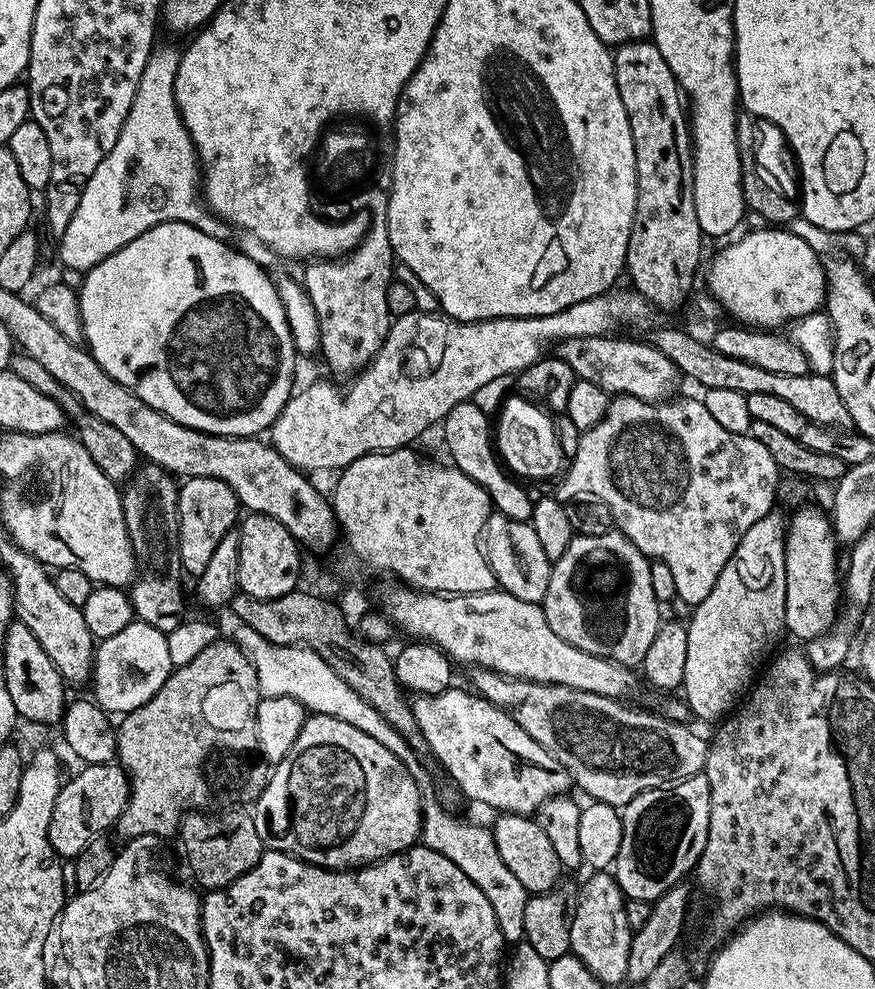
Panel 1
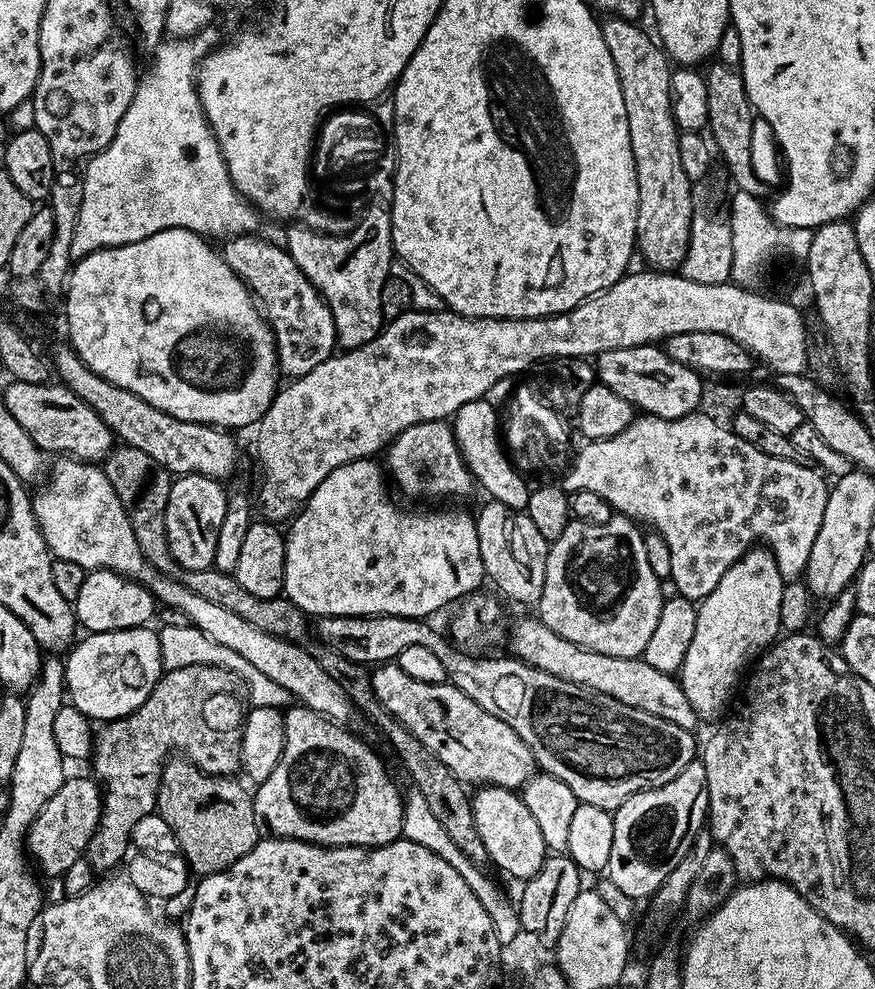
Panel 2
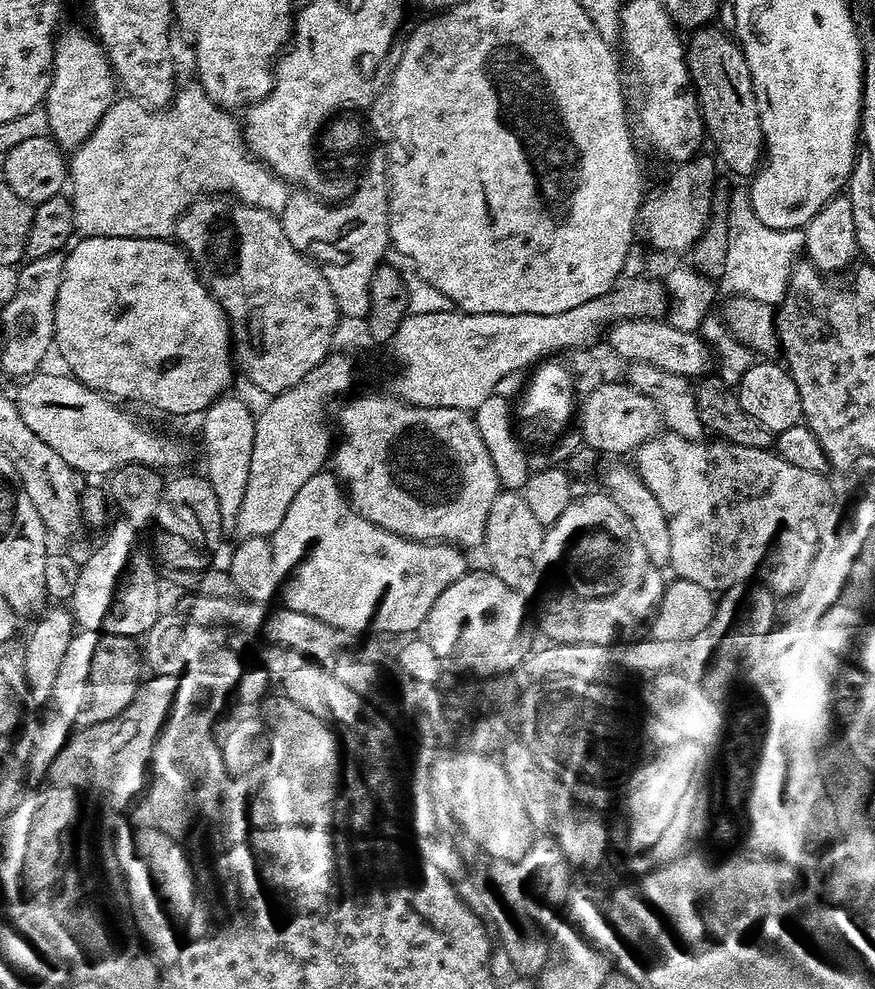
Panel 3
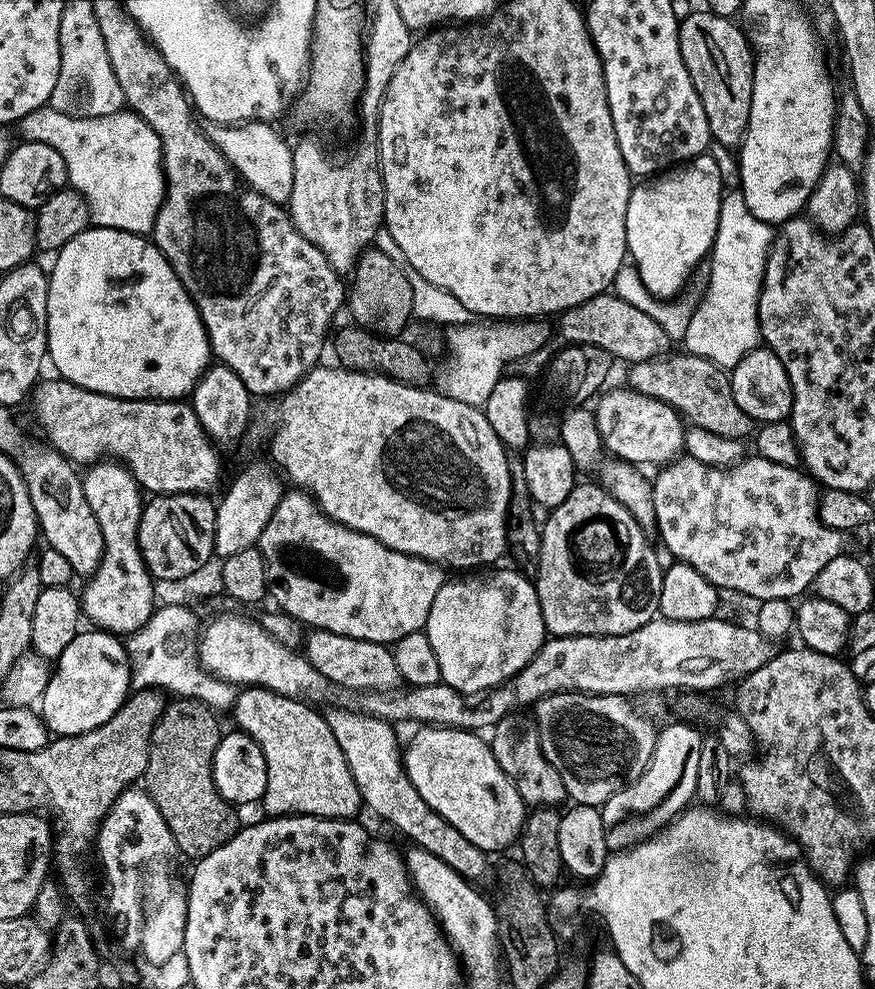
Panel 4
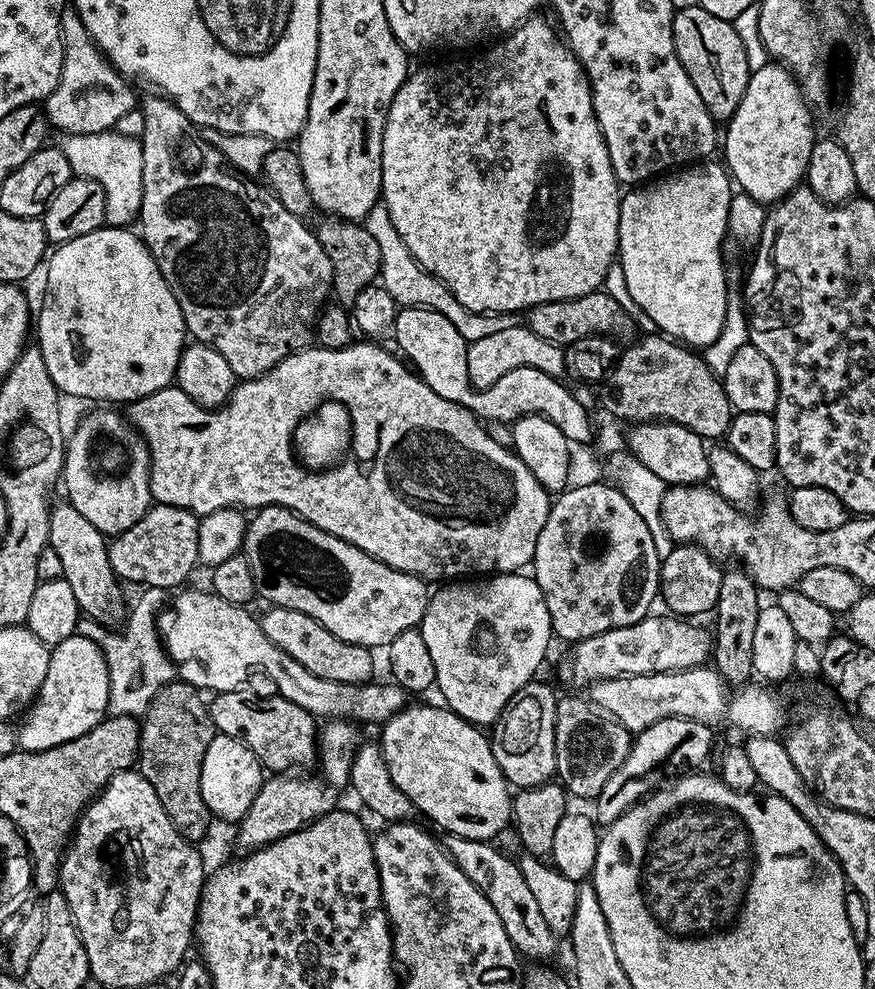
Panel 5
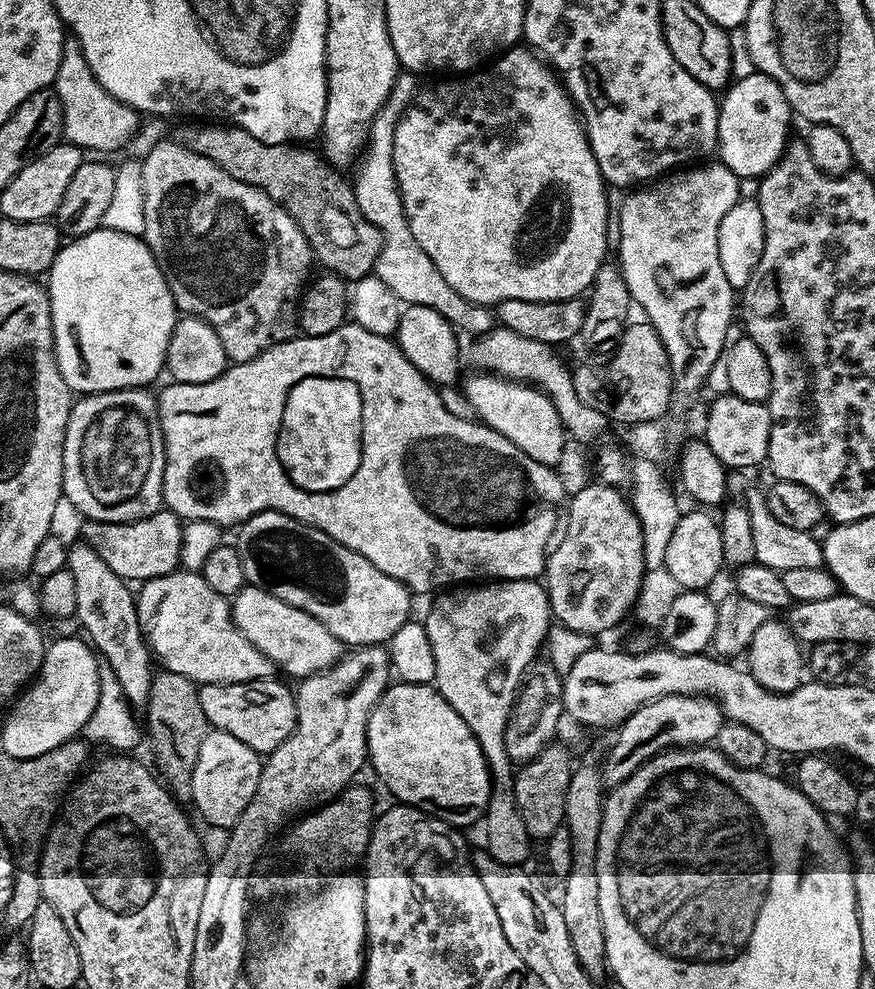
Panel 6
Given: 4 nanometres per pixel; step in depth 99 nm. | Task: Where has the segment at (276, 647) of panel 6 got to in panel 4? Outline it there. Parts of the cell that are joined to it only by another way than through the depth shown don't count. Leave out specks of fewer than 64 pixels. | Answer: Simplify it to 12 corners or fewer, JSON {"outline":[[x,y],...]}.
{"outline":[[323,630],[302,655],[335,687],[391,694],[402,684],[387,644]]}

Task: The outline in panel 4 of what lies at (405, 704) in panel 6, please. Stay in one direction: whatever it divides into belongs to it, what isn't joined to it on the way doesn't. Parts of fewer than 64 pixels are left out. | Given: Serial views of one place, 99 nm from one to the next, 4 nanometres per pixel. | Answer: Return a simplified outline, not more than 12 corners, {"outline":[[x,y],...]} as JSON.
{"outline":[[420,726],[414,790],[474,846],[513,847],[526,805],[491,743]]}

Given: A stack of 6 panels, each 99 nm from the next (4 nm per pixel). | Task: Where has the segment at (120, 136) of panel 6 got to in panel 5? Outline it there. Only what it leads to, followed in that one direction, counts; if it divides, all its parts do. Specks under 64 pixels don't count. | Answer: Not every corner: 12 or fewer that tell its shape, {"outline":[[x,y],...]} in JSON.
{"outline":[[75,9],[60,16],[58,86],[66,134],[111,131],[135,104]]}

